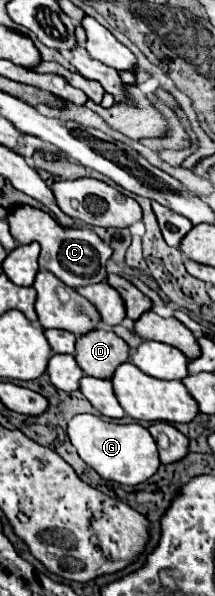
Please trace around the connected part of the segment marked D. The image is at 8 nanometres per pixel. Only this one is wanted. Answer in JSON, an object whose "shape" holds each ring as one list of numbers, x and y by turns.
{"shape":[[88,331,76,337,74,359,78,367,92,377,110,379,112,371,128,359,128,345,114,331]]}

